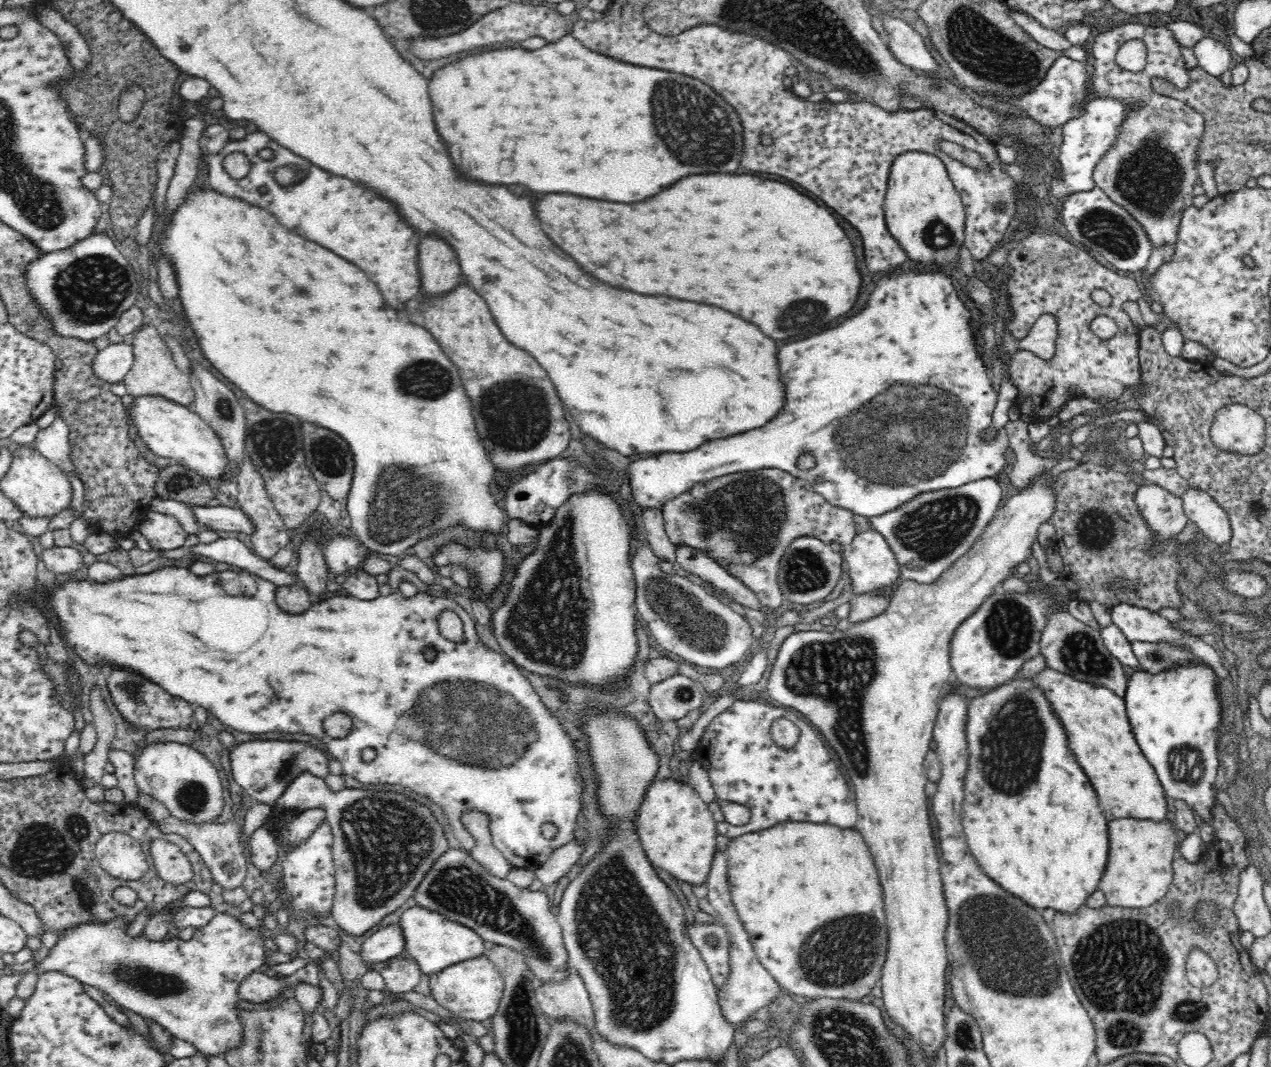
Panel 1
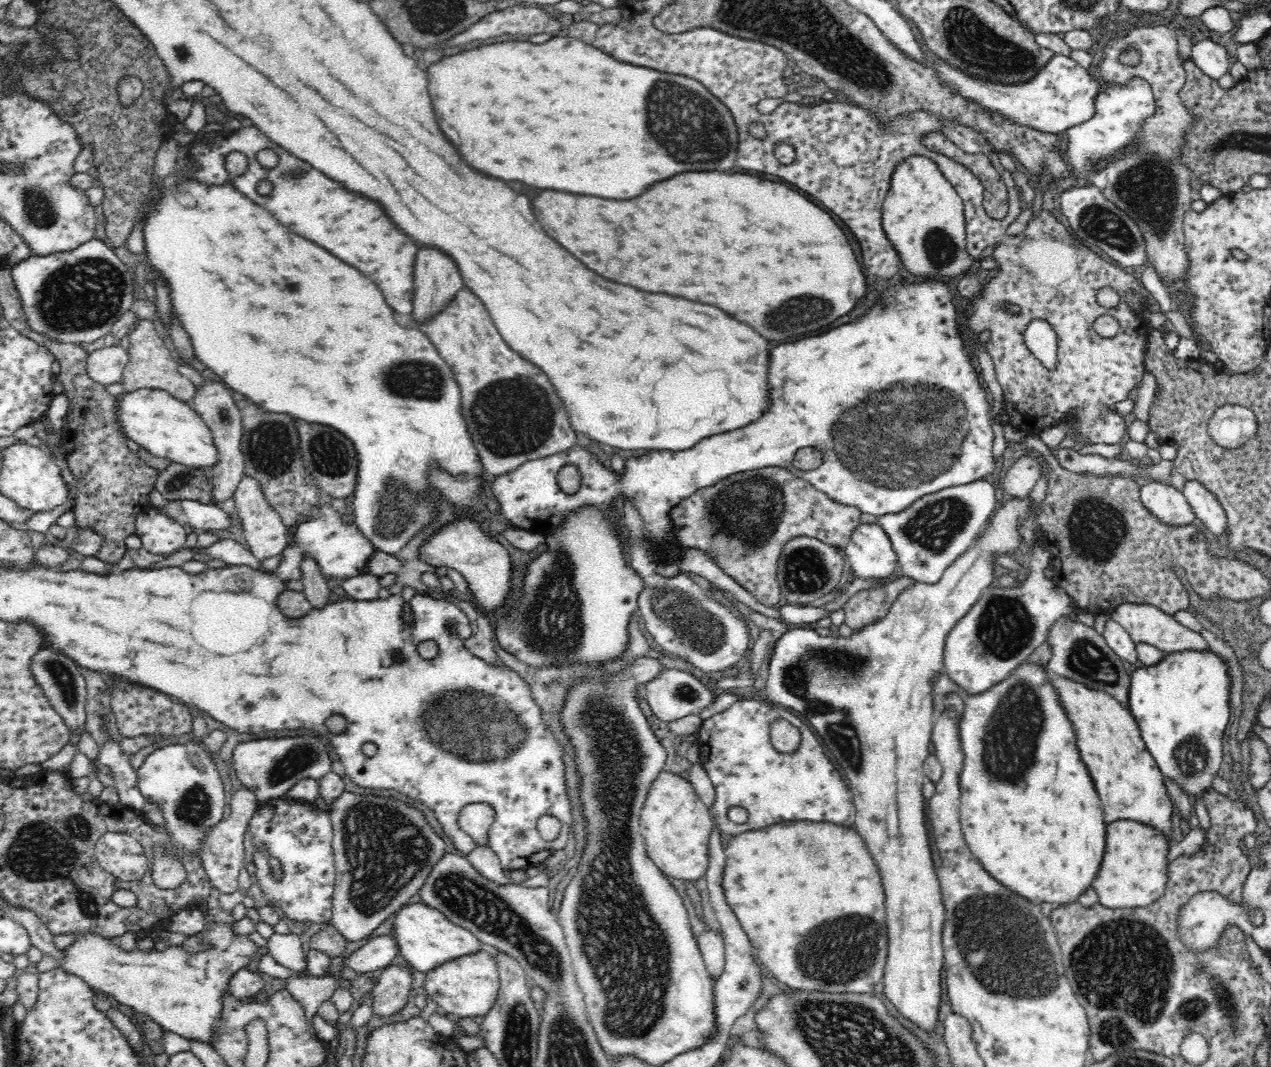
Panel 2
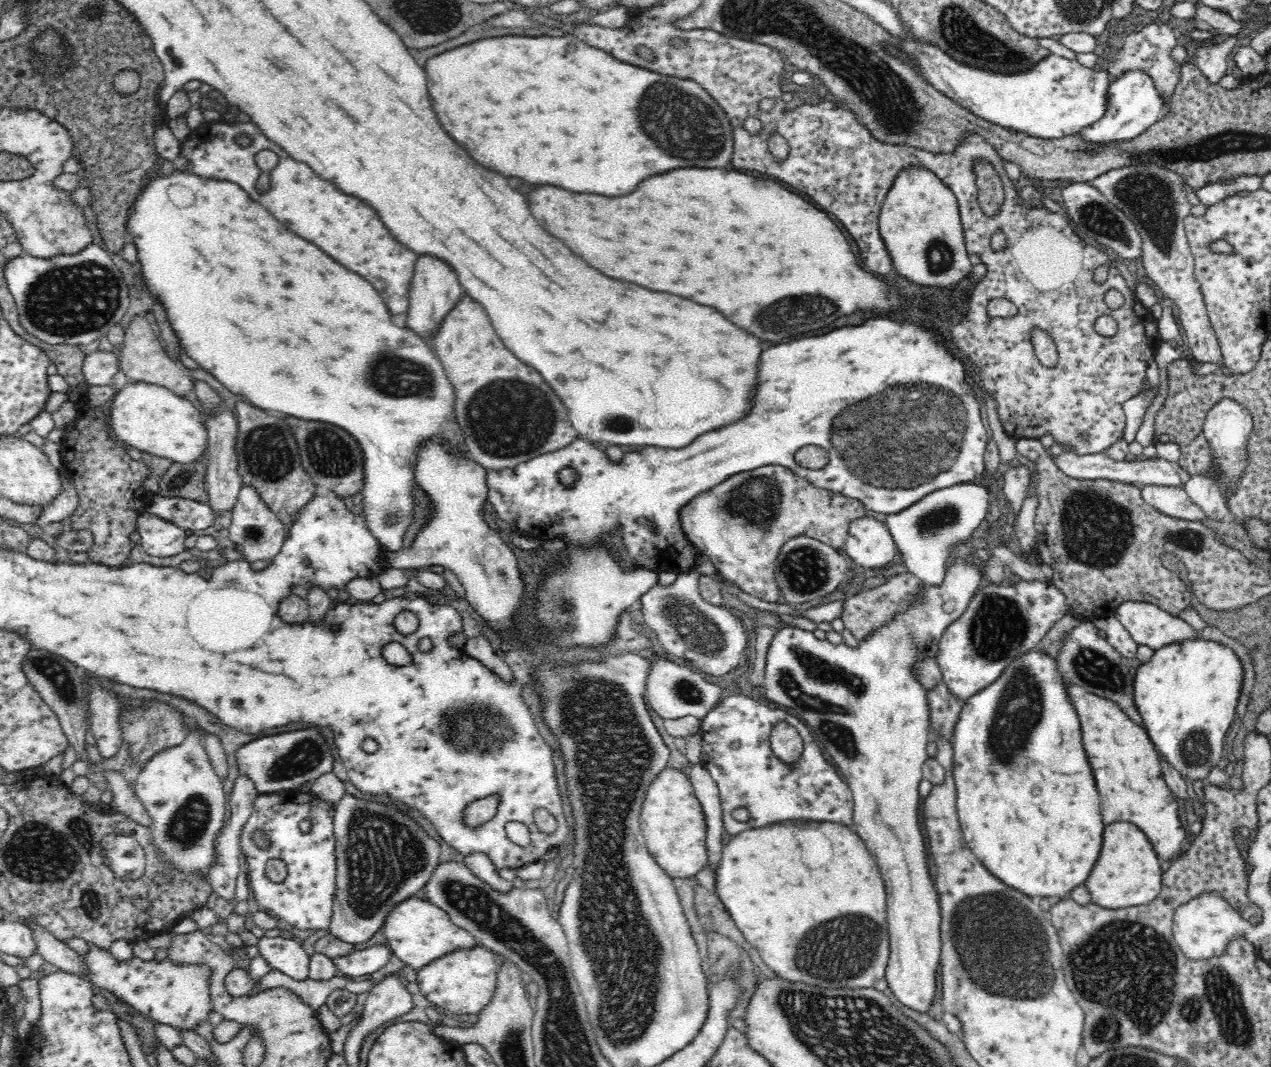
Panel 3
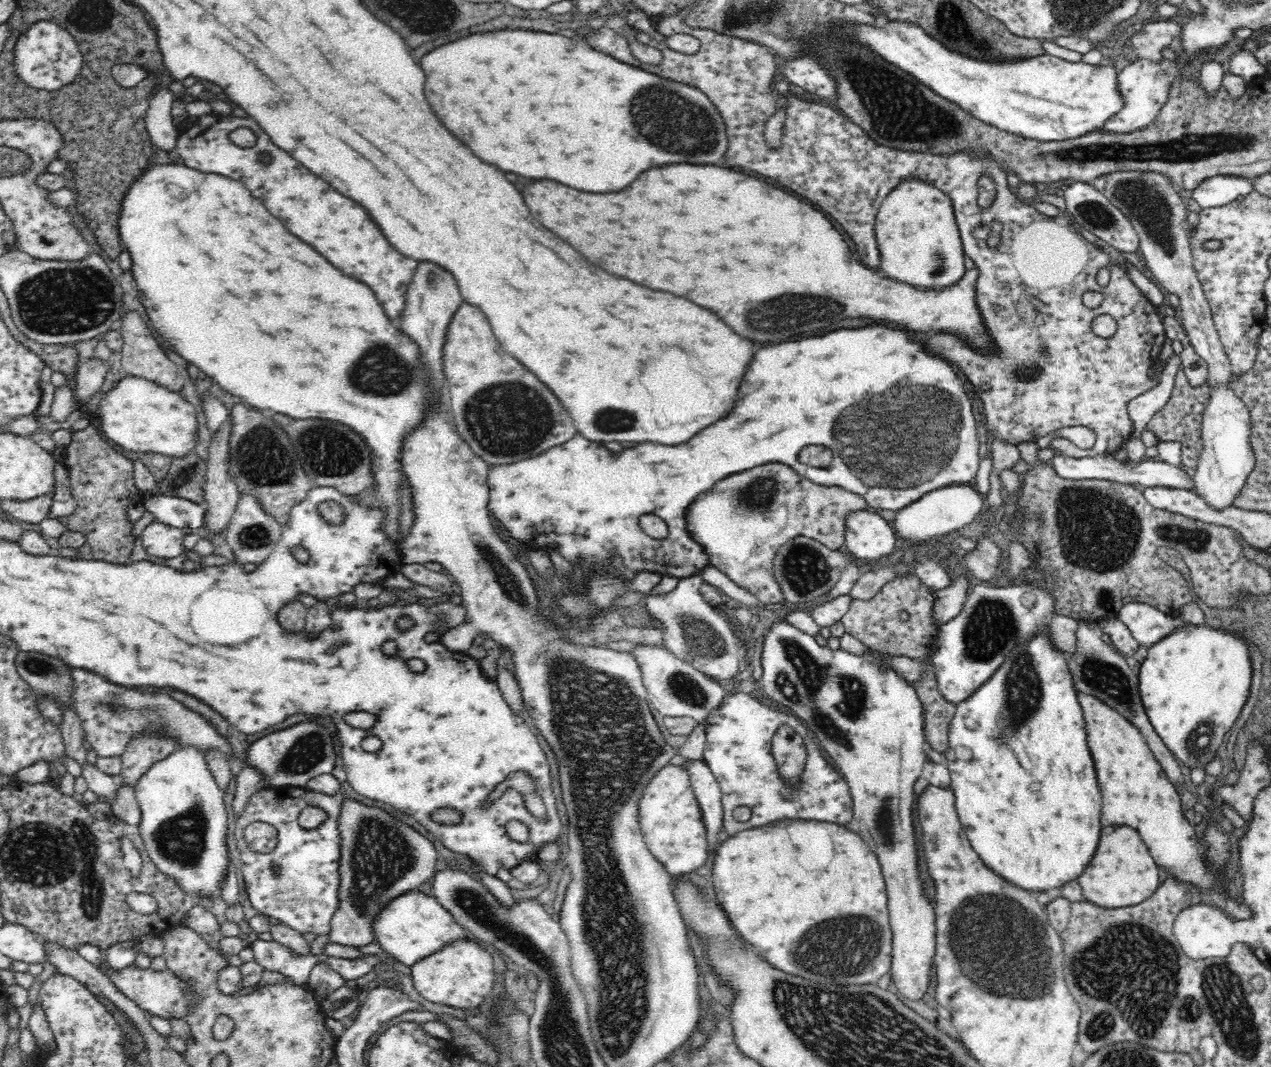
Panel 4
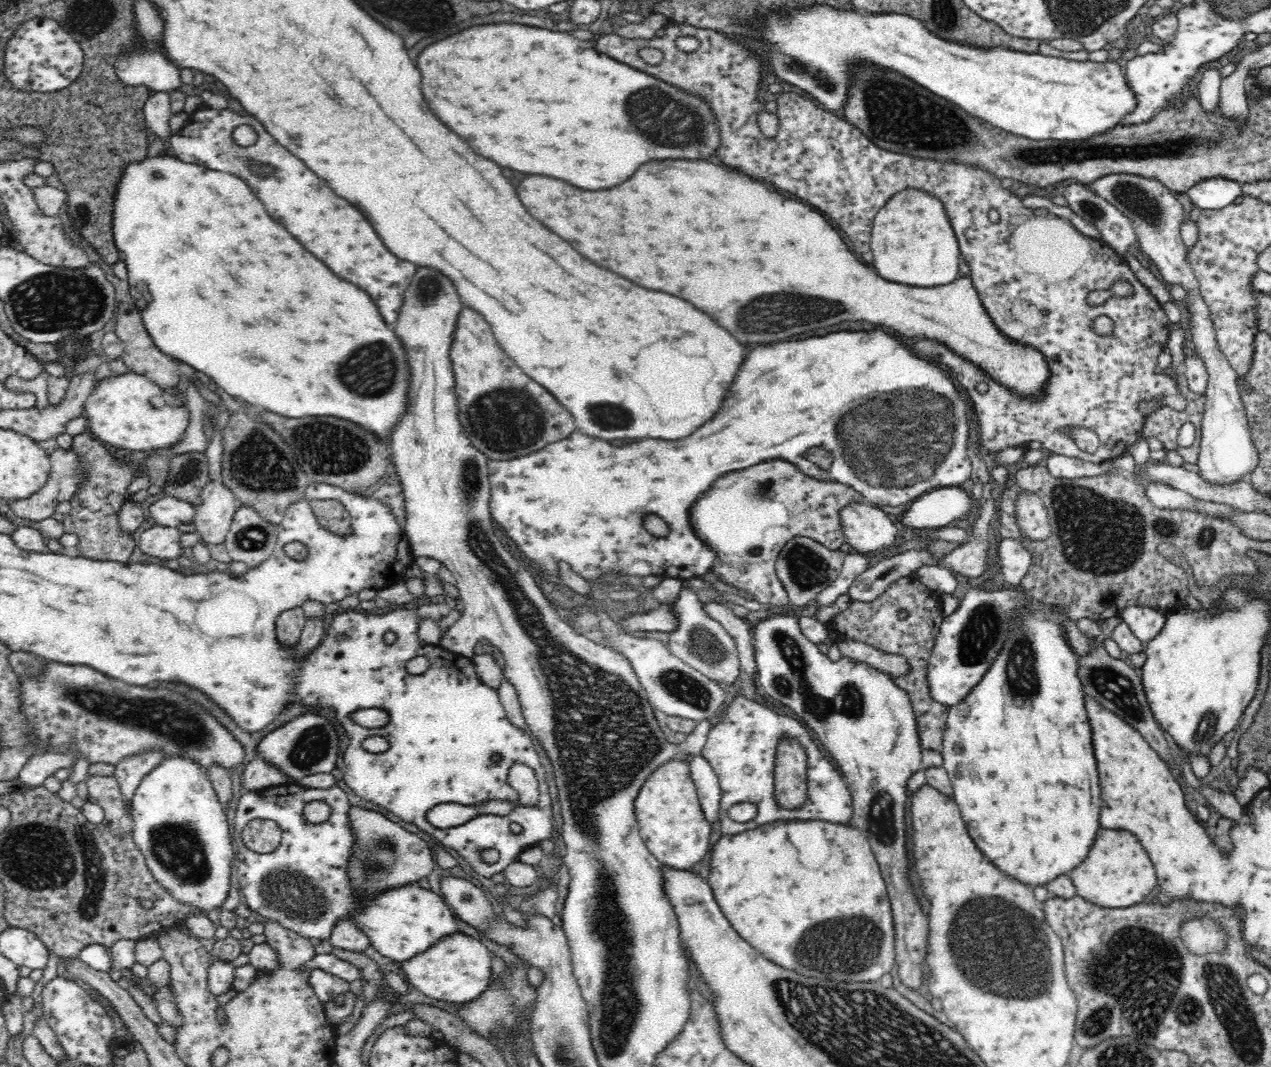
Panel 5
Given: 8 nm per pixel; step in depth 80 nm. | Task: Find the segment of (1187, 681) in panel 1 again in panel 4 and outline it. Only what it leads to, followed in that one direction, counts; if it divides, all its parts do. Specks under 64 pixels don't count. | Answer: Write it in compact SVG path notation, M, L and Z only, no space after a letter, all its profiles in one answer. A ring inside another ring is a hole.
M1184 622L1182 628L1148 648L1147 658L1137 668L1137 672L1140 697L1158 736L1184 766L1205 768L1217 754L1224 735L1234 726L1249 699L1252 660L1248 639L1232 629L1216 629L1205 622L1198 625Z

